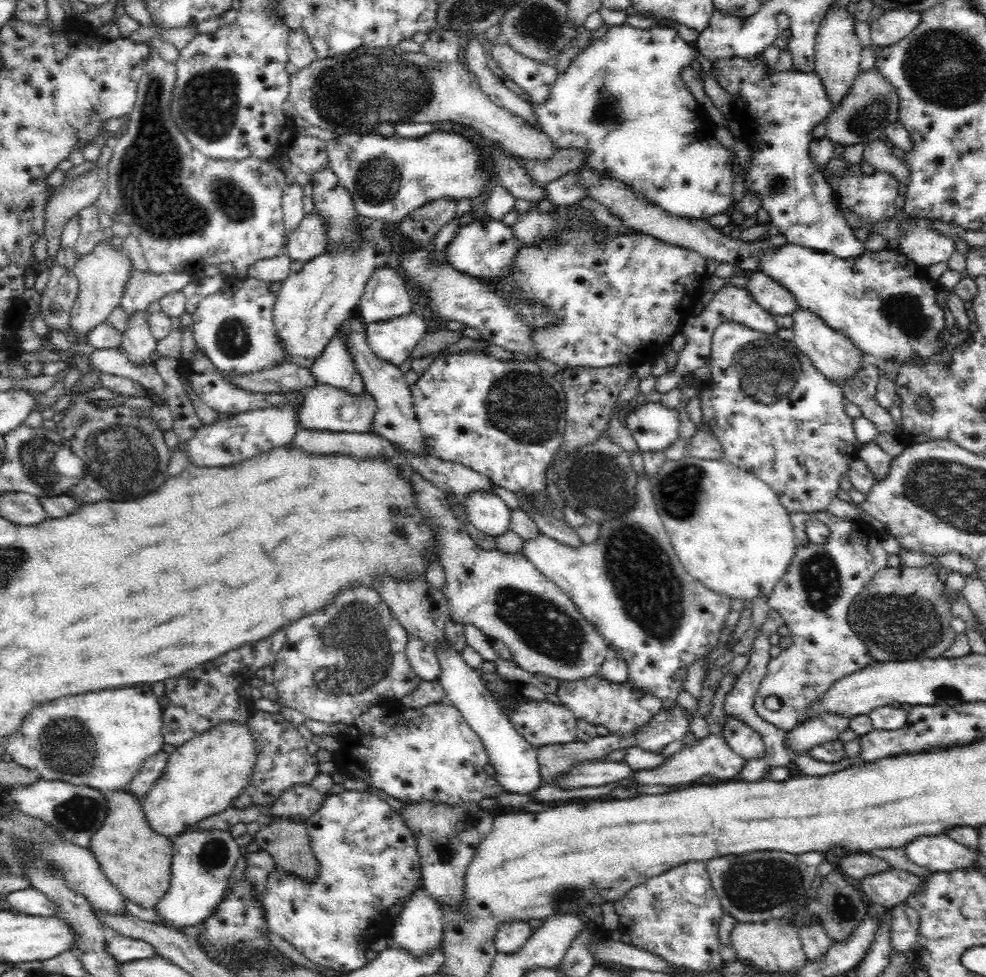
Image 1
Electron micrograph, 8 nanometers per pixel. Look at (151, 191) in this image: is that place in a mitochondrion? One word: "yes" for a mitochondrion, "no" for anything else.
yes

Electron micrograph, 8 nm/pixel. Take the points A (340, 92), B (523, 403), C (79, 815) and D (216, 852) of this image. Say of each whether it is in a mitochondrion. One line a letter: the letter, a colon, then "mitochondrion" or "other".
A: mitochondrion
B: mitochondrion
C: mitochondrion
D: mitochondrion

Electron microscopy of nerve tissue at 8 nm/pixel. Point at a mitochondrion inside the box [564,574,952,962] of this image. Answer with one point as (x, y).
(898, 621)

